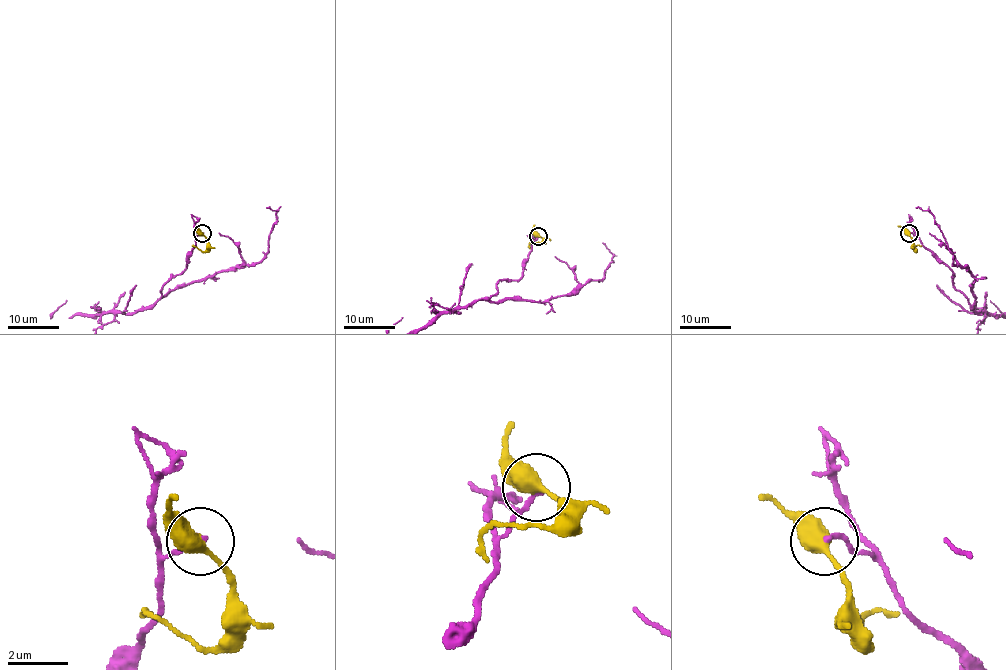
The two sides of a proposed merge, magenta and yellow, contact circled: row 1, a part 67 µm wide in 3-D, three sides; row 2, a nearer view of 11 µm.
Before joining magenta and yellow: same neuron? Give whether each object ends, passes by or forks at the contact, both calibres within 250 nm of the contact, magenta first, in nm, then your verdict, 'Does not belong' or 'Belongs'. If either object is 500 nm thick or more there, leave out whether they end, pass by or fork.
At the ring magenta ends. At the ring yellow passes by. Thickness 140 nm (magenta) against 440 nm. Does not belong

